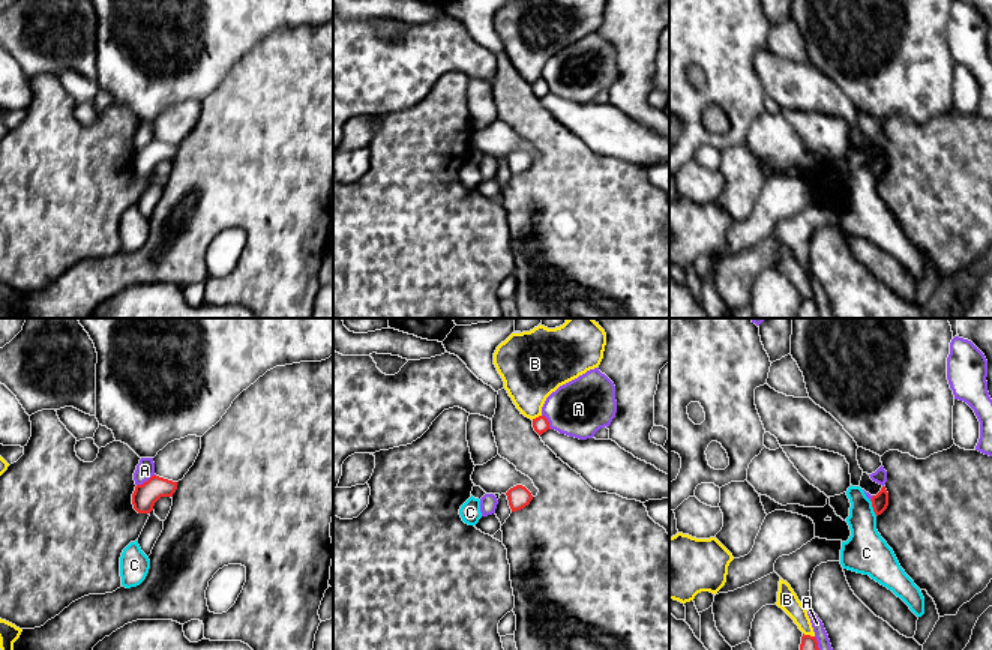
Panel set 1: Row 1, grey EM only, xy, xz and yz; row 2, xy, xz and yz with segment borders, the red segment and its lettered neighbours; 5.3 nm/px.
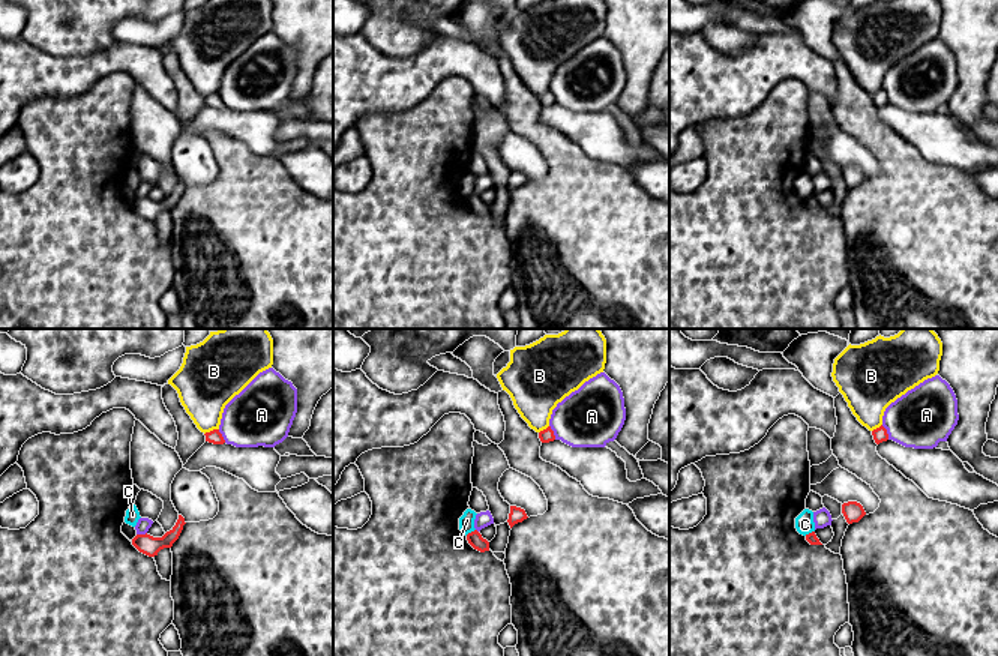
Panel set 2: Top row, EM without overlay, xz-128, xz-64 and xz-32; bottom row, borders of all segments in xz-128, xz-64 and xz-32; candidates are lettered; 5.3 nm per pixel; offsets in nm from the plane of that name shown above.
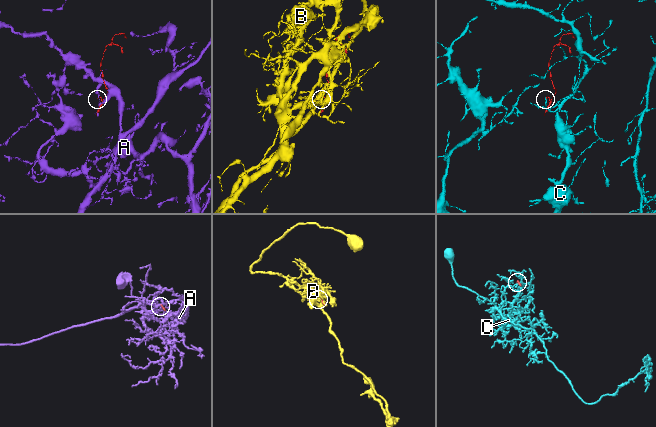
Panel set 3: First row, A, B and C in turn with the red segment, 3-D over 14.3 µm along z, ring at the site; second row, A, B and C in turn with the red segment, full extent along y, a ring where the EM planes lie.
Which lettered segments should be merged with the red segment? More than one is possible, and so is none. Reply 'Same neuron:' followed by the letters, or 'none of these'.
Same neuron: none of these

